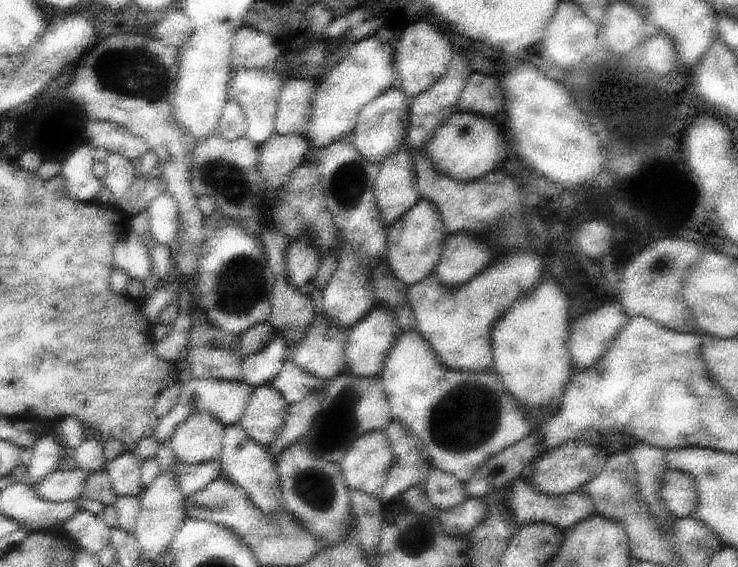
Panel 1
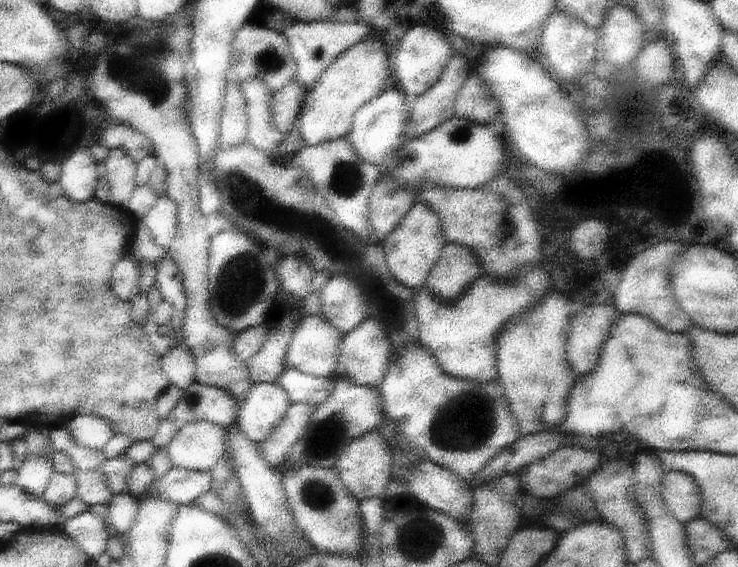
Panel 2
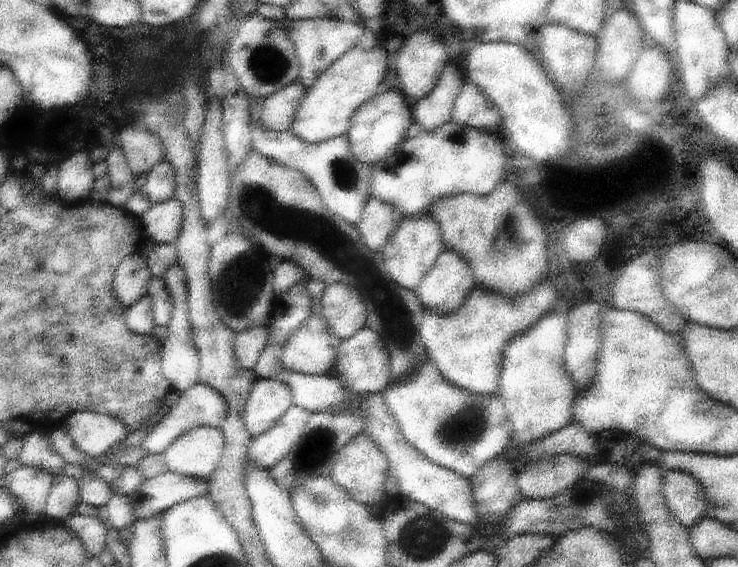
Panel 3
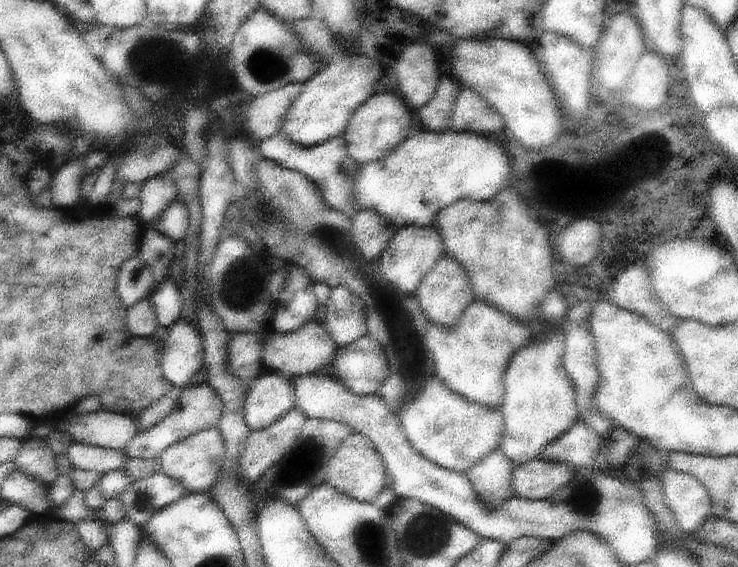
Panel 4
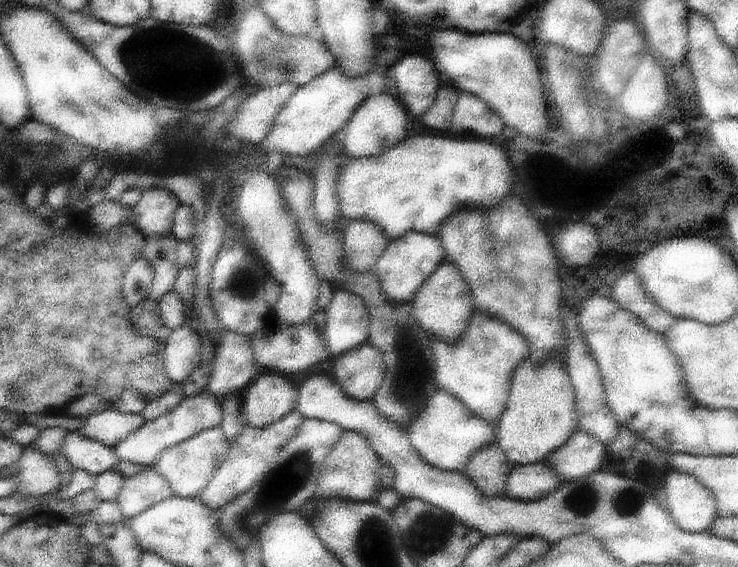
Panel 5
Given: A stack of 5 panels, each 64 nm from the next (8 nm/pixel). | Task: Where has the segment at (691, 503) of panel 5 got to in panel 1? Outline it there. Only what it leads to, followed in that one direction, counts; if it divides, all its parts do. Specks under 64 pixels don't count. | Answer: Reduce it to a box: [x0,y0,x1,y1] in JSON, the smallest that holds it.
[661,470,699,518]

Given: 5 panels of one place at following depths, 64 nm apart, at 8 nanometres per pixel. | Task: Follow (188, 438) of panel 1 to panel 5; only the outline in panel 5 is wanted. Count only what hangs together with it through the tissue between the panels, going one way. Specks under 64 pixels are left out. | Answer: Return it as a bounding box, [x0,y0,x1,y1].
[155,426,231,498]

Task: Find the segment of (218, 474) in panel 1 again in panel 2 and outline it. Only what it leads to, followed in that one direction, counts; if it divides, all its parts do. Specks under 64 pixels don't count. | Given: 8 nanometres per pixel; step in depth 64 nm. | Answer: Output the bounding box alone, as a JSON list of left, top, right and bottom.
[147,468,211,506]

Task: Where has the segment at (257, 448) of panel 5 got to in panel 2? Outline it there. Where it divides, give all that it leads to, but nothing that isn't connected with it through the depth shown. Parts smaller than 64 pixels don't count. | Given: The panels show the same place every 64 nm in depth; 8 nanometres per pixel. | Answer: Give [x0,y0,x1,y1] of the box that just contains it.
[259,404,317,468]

